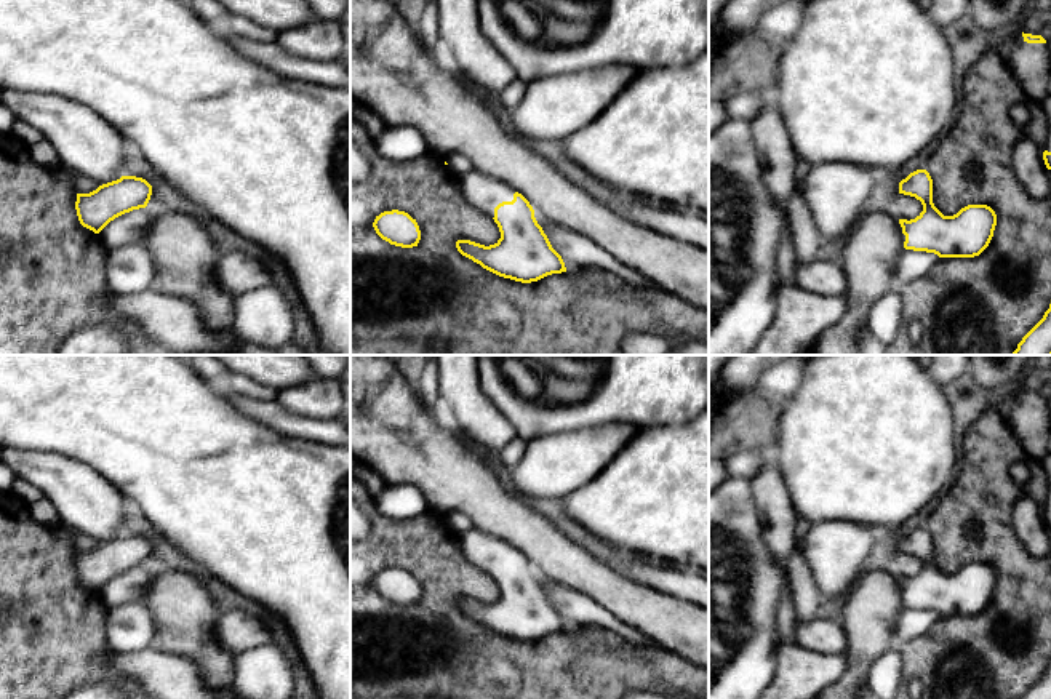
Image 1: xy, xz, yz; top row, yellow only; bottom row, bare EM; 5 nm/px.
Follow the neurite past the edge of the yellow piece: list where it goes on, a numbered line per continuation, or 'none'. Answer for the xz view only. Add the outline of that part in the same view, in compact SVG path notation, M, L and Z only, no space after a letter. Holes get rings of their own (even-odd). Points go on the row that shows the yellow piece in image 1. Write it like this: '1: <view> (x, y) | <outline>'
1: xz (483, 192) | M475 168L458 179L466 200L490 218L494 218L494 208L499 203L514 200L515 189Z

